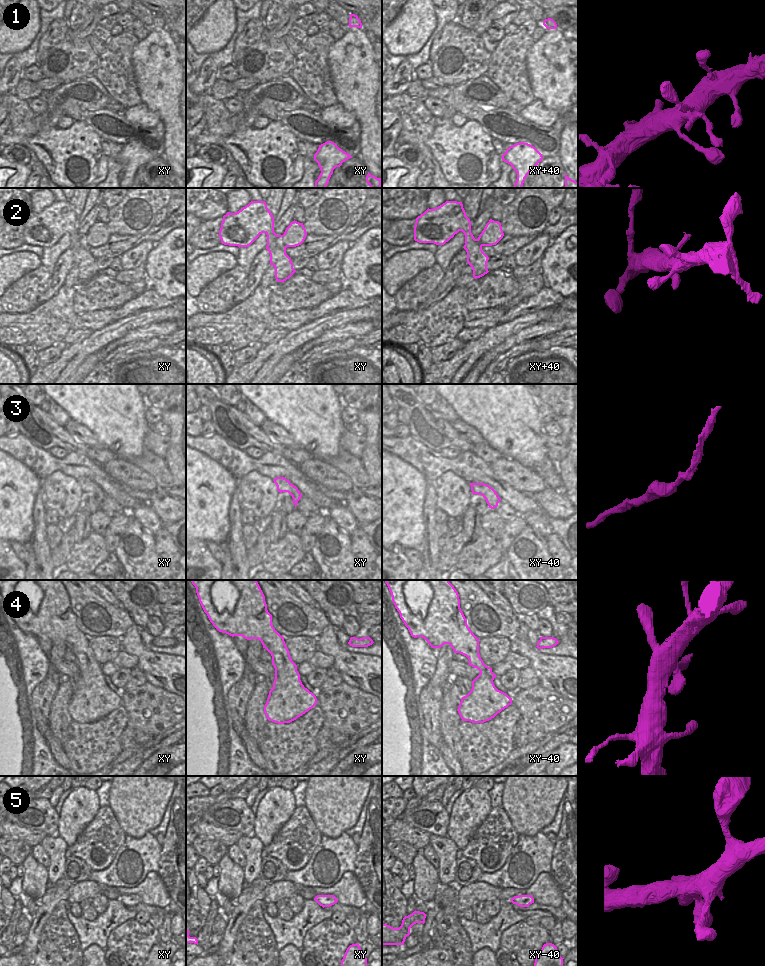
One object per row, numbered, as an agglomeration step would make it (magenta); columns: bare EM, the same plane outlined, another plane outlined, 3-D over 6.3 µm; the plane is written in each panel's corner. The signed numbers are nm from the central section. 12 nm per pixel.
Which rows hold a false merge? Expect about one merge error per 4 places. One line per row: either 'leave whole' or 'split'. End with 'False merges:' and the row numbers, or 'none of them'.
1: leave whole
2: leave whole
3: leave whole
4: leave whole
5: leave whole
False merges: none of them

